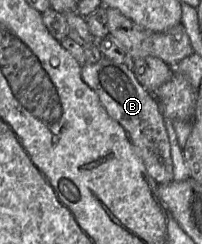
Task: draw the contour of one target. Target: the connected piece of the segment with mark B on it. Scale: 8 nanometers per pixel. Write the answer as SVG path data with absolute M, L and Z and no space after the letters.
M102 57L93 64L81 67L82 80L98 95L102 106L109 116L117 121L141 157L148 174L158 184L173 181L173 161L165 120L155 97L137 80L130 61L116 63Z

